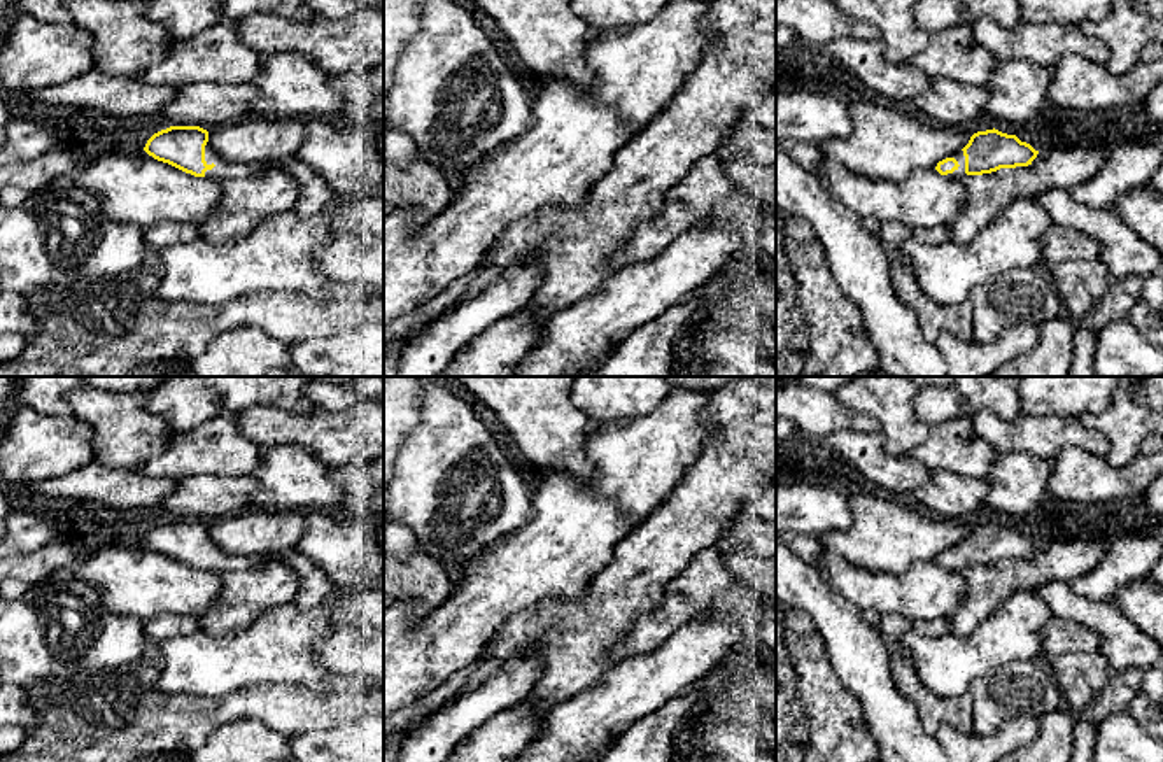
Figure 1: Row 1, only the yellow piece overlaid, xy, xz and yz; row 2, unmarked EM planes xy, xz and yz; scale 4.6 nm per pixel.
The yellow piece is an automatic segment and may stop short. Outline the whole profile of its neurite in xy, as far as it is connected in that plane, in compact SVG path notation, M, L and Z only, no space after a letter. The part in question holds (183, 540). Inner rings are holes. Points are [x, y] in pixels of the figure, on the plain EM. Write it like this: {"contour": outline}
{"contour": "M200 519L161 522L147 533L144 543L186 566L215 573L242 571L271 559L284 561L300 580L300 589L293 599L300 610L315 608L336 587L317 562L296 548L263 555L228 555L210 540L208 524Z"}

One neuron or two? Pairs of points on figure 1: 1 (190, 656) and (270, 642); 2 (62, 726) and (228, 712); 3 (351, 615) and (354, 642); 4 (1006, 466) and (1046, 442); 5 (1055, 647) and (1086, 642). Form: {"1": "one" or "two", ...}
{"1": "one", "2": "one", "3": "two", "4": "two", "5": "one"}

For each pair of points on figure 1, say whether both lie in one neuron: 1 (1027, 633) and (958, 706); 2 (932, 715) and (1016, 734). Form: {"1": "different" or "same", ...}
{"1": "different", "2": "different"}

